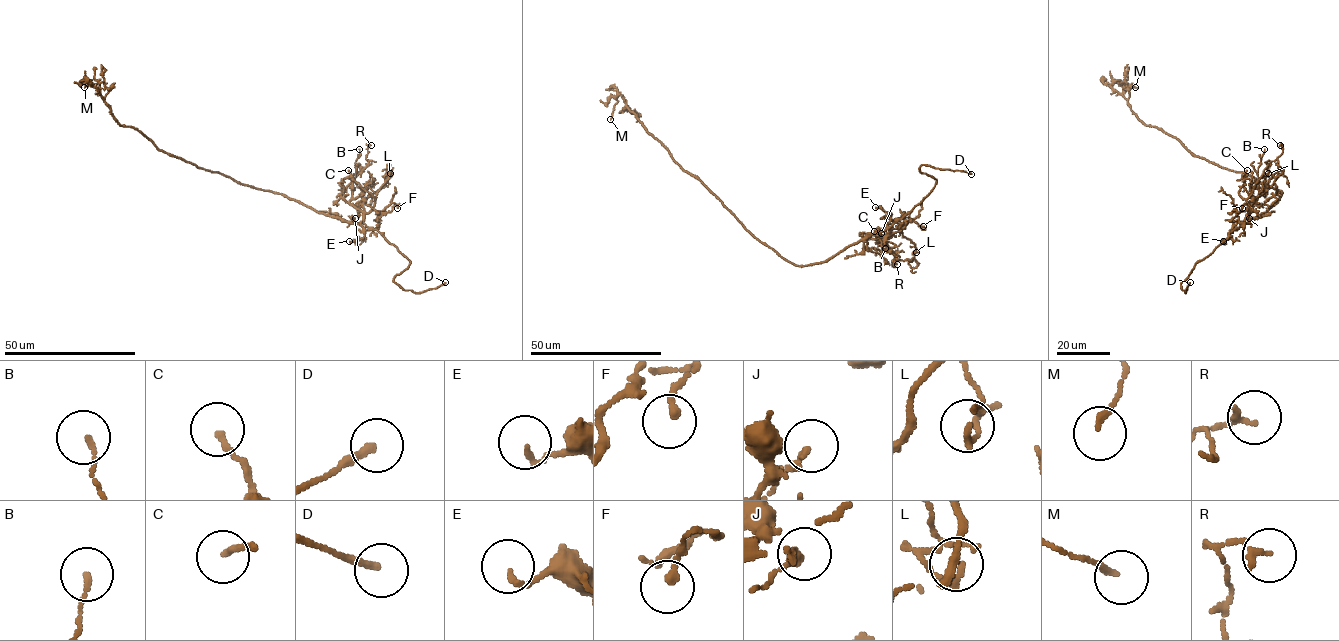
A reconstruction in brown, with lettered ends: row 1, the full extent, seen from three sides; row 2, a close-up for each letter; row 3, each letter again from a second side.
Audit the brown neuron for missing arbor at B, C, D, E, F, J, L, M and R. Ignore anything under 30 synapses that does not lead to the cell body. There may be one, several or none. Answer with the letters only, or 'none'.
D

